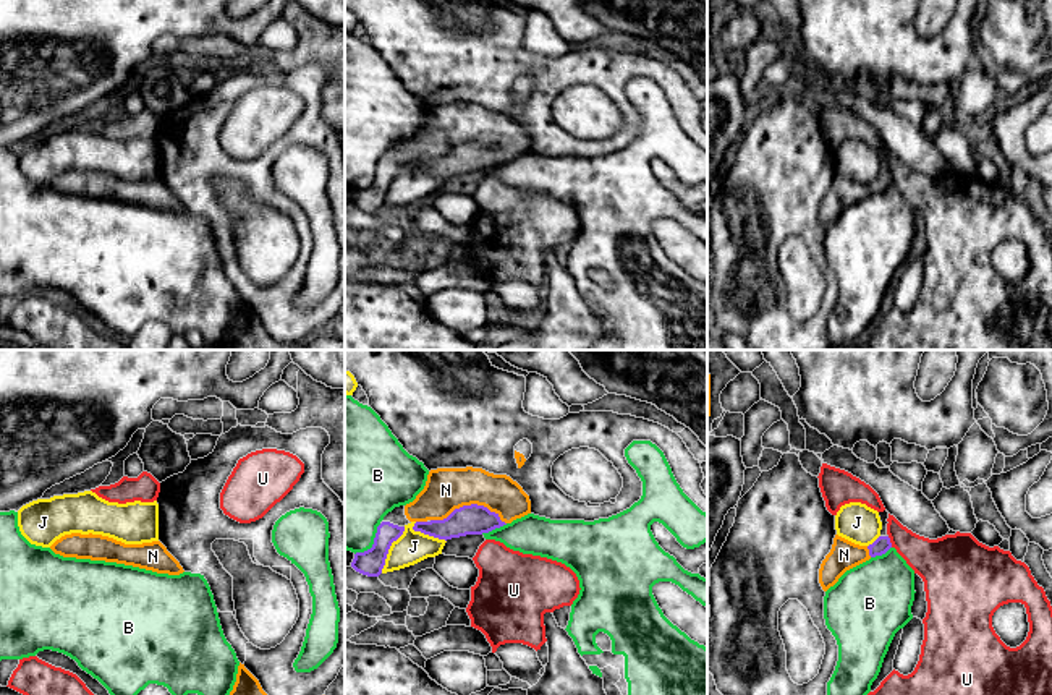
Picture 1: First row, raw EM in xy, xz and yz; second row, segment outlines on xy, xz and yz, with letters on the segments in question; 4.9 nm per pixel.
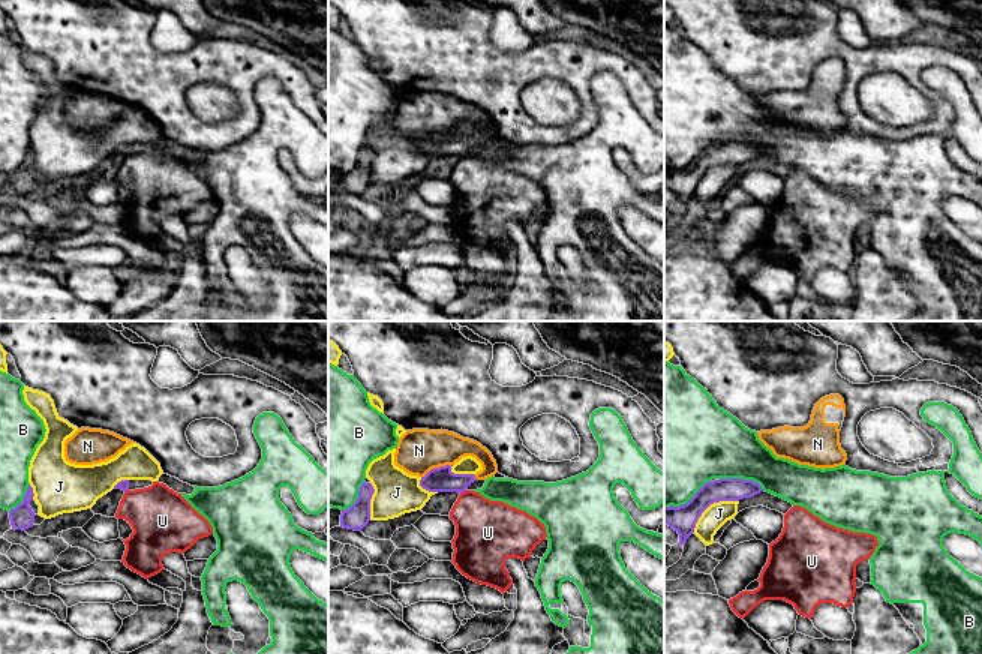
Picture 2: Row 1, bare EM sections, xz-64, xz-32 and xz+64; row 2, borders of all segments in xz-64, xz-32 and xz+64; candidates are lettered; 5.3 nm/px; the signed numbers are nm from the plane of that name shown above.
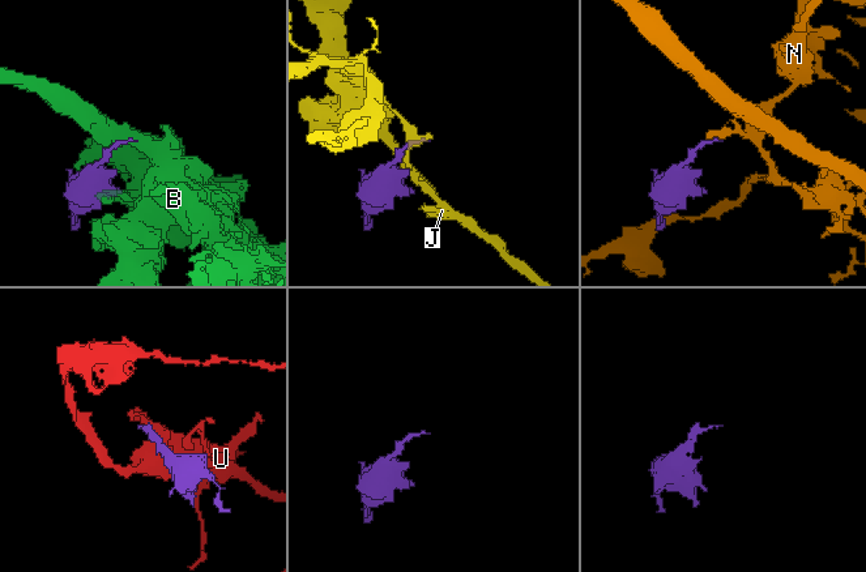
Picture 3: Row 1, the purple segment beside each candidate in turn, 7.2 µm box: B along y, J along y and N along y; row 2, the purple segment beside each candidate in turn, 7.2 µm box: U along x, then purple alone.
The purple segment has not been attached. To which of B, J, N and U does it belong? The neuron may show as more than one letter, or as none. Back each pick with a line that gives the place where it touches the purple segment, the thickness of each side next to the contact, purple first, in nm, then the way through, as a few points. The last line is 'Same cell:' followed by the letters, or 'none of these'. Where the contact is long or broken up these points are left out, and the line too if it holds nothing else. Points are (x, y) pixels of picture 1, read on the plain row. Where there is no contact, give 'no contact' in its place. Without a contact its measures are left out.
N: meets purple in xz at (468, 143); 150 nm thick on the purple side, 220 nm on the other
Same cell: N

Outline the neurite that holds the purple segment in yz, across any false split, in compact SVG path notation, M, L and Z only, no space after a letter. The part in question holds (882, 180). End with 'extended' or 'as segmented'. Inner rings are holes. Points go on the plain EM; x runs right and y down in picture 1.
M835 172L832 186L819 206L819 220L822 227L827 228L846 207L869 198L871 194L885 191L890 185L892 180L889 173L879 173L869 183L859 183Z; extended

